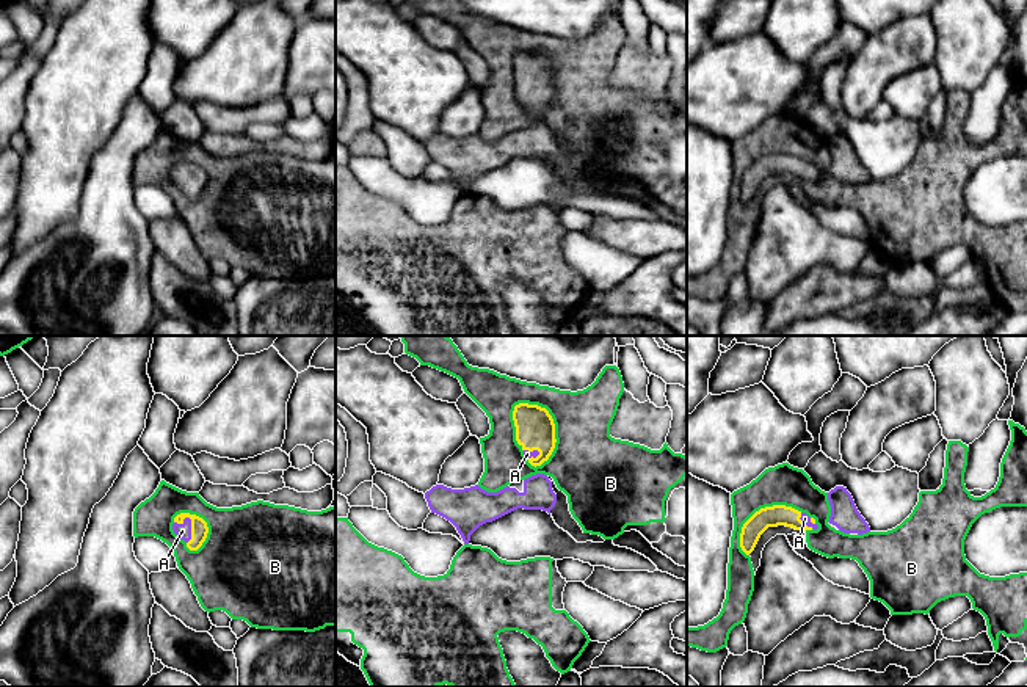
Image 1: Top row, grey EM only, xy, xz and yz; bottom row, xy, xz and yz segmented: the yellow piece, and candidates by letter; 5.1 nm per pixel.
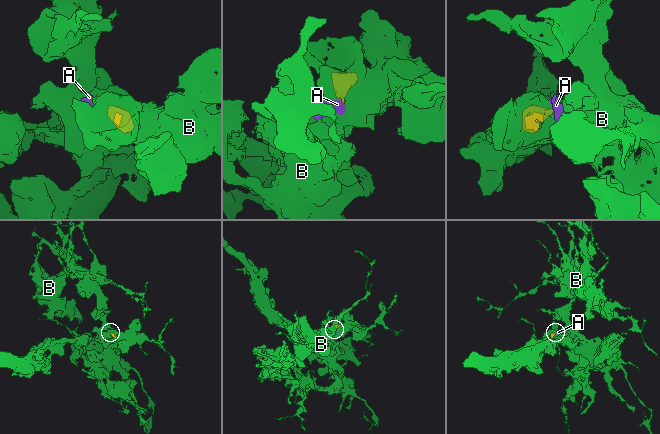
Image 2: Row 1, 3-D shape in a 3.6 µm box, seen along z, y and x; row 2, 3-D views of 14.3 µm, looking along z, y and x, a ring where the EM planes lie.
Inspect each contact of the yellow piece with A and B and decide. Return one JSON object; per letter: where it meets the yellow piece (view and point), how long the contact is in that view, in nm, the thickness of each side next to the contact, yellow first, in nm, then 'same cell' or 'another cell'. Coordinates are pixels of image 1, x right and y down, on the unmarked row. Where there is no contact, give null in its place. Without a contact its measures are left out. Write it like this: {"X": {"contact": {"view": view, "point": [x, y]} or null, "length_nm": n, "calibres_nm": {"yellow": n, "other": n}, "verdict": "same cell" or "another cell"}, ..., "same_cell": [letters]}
{"A": {"contact": {"view": "xy", "point": [192, 178]}, "length_nm": 140, "calibres_nm": {"yellow": 90, "other": 80}, "verdict": "same cell"}, "B": {"contact": {"view": "xz", "point": [554, 76]}, "length_nm": 360, "calibres_nm": {"yellow": 200, "other": 380}, "verdict": "another cell"}, "same_cell": ["A"]}

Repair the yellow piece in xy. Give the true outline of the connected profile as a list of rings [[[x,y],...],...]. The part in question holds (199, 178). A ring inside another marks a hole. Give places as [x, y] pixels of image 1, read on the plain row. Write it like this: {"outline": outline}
{"outline": [[[180,162],[174,166],[174,182],[187,191],[190,199],[198,199],[207,187],[207,171],[190,162]]]}

